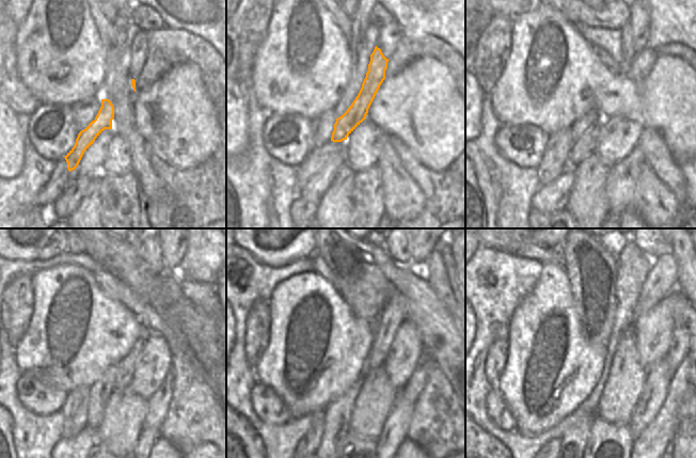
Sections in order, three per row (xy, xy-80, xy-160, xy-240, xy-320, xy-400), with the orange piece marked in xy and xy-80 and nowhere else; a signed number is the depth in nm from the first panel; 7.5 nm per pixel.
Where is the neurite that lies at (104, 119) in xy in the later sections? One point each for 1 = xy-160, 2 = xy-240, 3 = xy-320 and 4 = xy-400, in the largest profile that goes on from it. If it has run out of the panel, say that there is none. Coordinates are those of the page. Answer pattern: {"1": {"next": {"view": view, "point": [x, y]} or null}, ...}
{"1": {"next": {"view": "xy-160", "point": [628, 45]}}, "2": {"next": {"view": "xy-240", "point": [151, 250]}}, "3": {"next": {"view": "xy-320", "point": [398, 250]}}, "4": {"next": {"view": "xy-400", "point": [651, 250]}}}

